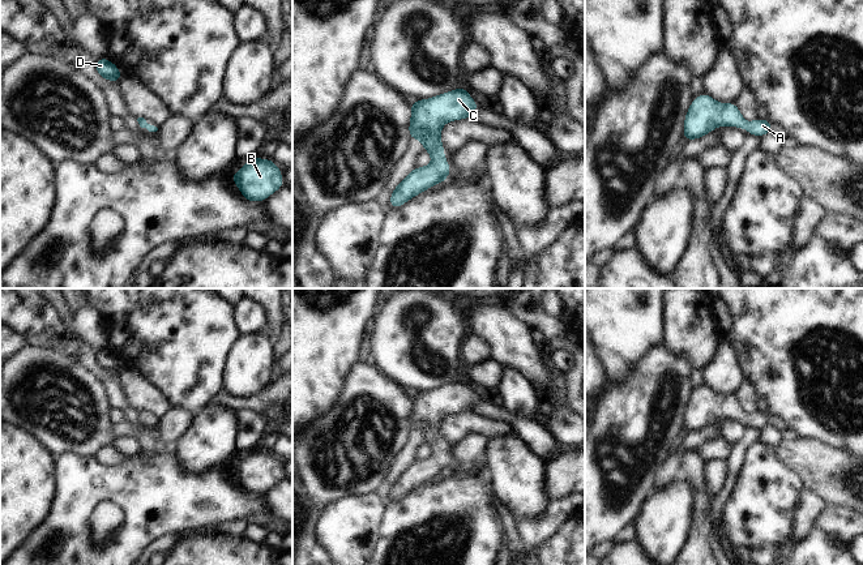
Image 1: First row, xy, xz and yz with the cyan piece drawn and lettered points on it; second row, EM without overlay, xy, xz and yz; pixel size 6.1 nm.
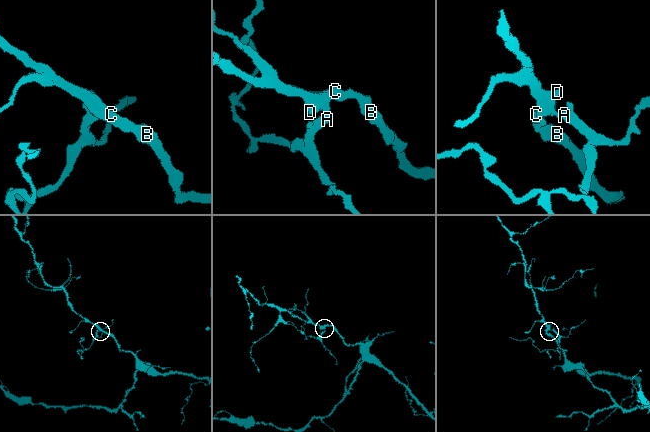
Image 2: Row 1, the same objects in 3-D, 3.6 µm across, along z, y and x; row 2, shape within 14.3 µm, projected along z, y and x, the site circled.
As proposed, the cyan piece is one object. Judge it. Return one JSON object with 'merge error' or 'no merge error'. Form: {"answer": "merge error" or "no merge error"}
{"answer": "no merge error"}

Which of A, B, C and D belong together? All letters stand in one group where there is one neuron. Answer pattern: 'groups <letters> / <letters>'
groups A B C D

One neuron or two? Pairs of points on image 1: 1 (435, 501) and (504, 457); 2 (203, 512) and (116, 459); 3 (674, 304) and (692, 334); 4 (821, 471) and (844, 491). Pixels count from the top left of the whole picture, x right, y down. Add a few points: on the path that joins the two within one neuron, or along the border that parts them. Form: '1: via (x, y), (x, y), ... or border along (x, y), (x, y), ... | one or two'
1: border along (483, 457), (494, 496) | two
2: border along (94, 458), (107, 466), (118, 466), (127, 459) | two
3: via (682, 312), (688, 319), (688, 326) | one
4: via (827, 474), (838, 486) | one

